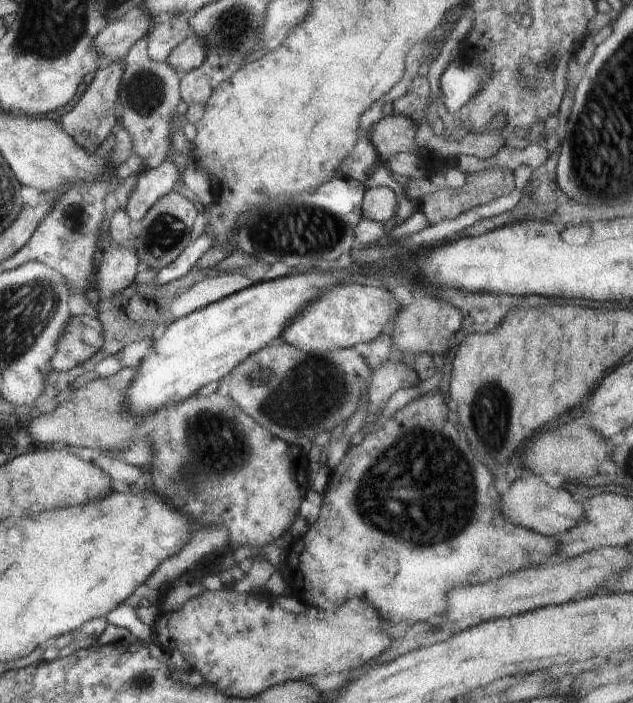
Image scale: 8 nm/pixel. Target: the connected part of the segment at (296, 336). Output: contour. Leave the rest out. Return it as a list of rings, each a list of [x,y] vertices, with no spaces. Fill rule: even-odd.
[[[340,282],[299,315],[281,338],[309,353],[350,349],[360,342],[371,343],[383,332],[390,331],[401,308],[396,297],[382,286]]]

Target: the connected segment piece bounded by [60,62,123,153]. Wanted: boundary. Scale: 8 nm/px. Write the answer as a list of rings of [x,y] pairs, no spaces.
[[[123,62],[110,63],[101,67],[88,81],[88,88],[78,100],[76,106],[70,112],[61,116],[60,125],[83,149],[98,150],[99,146],[110,136],[110,132],[117,124],[117,116],[114,113],[114,104],[119,98],[120,83],[123,75]]]

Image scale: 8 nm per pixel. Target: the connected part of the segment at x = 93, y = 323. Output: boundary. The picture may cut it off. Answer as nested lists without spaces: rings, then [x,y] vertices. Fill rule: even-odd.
[[[74,315],[51,361],[53,371],[66,372],[95,355],[104,344],[102,323],[93,316]]]

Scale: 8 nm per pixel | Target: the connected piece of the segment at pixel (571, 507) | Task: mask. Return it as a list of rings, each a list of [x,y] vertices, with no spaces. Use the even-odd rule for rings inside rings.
[[[527,474],[513,482],[510,490],[501,499],[503,513],[508,520],[557,540],[577,527],[585,518],[586,505],[579,503],[570,491],[552,488],[541,476],[534,474]]]

